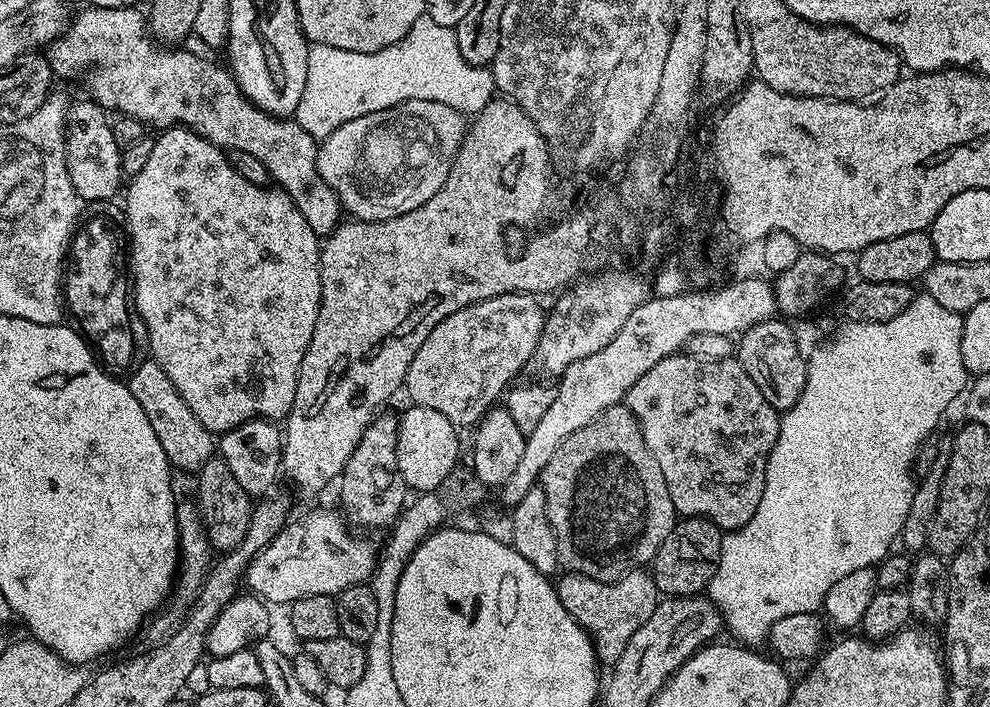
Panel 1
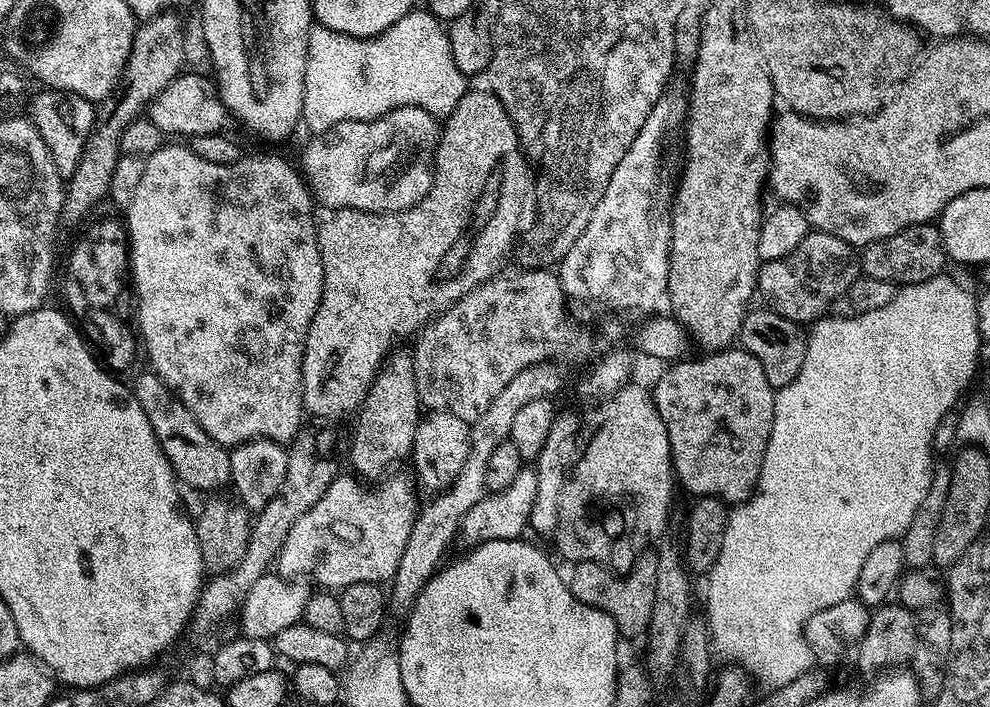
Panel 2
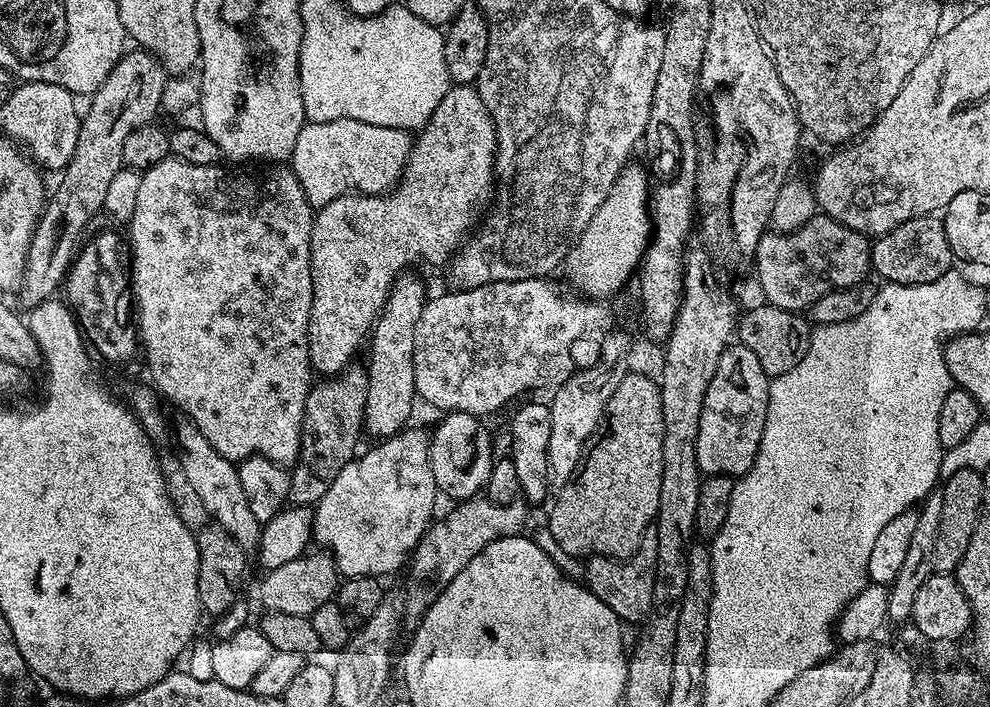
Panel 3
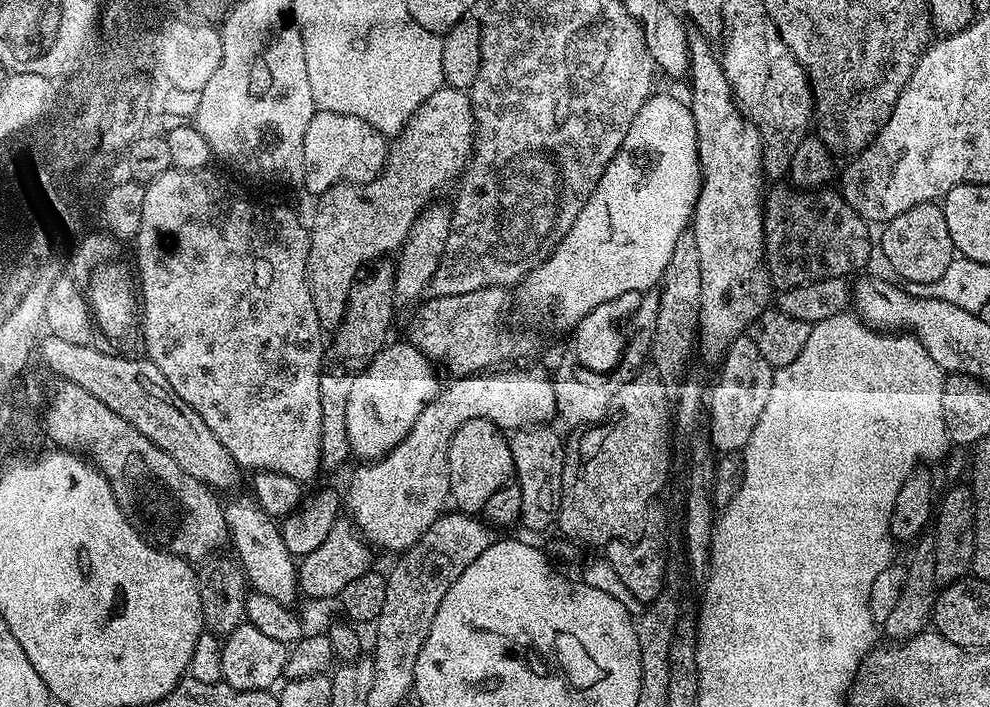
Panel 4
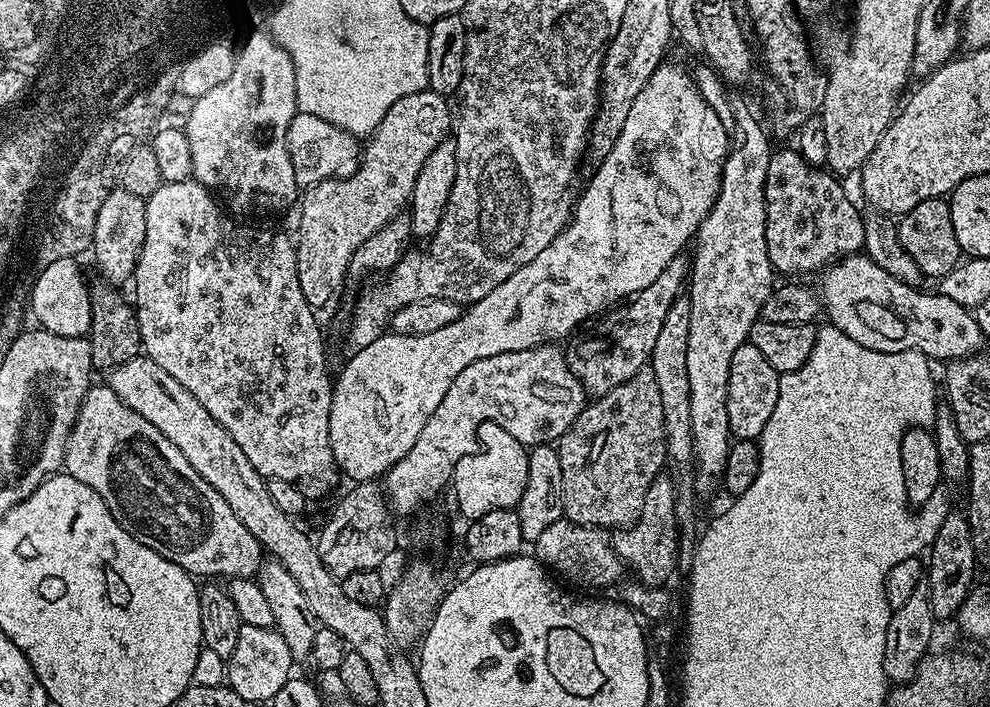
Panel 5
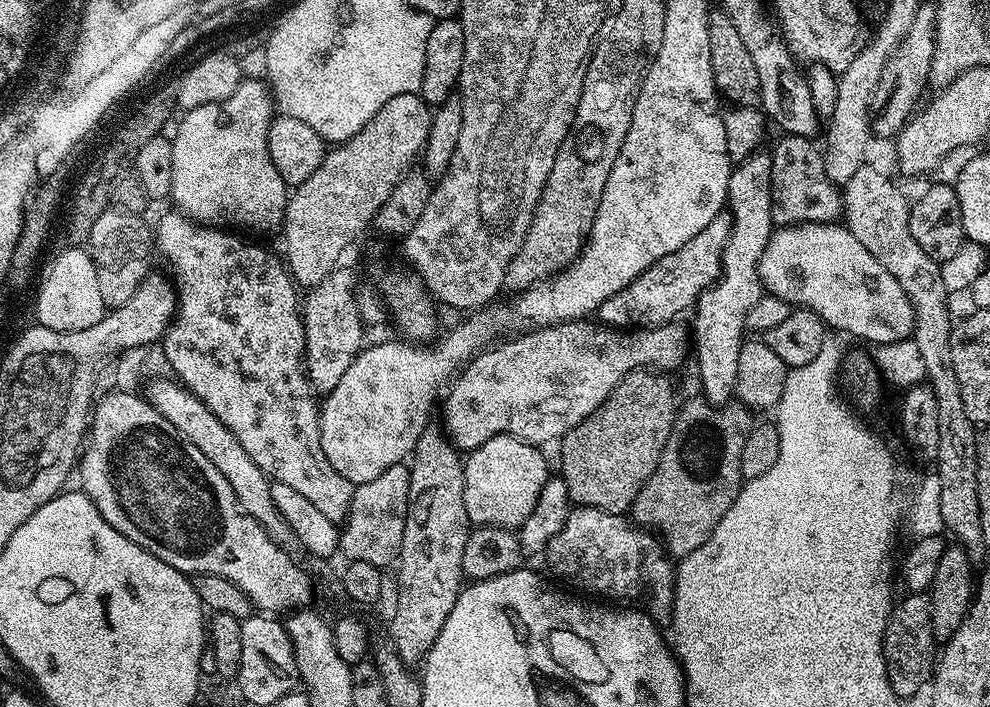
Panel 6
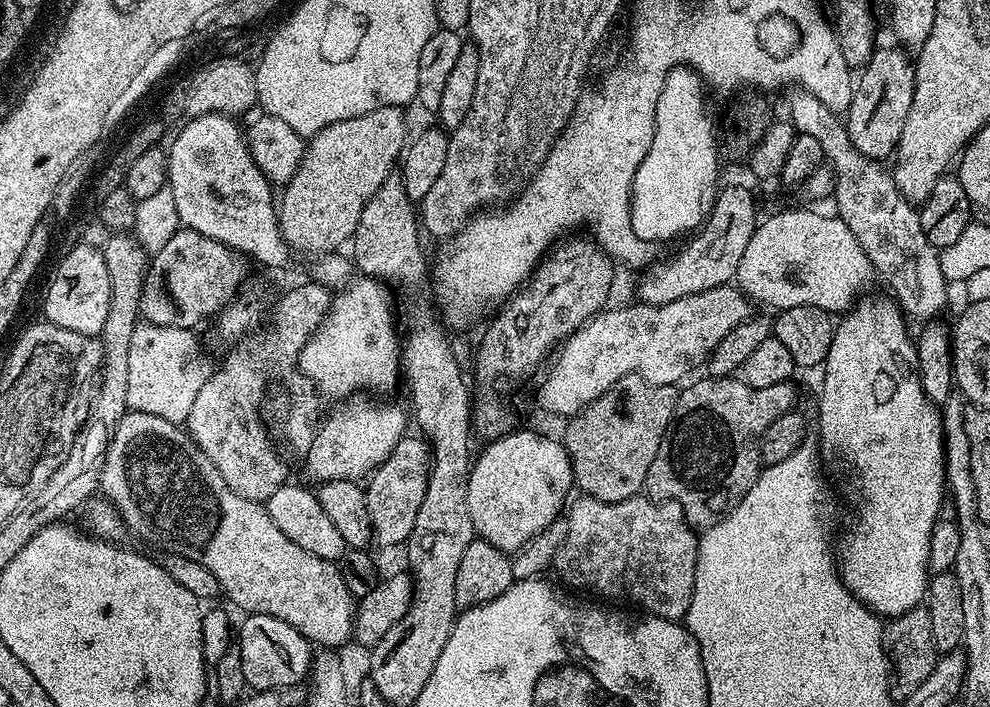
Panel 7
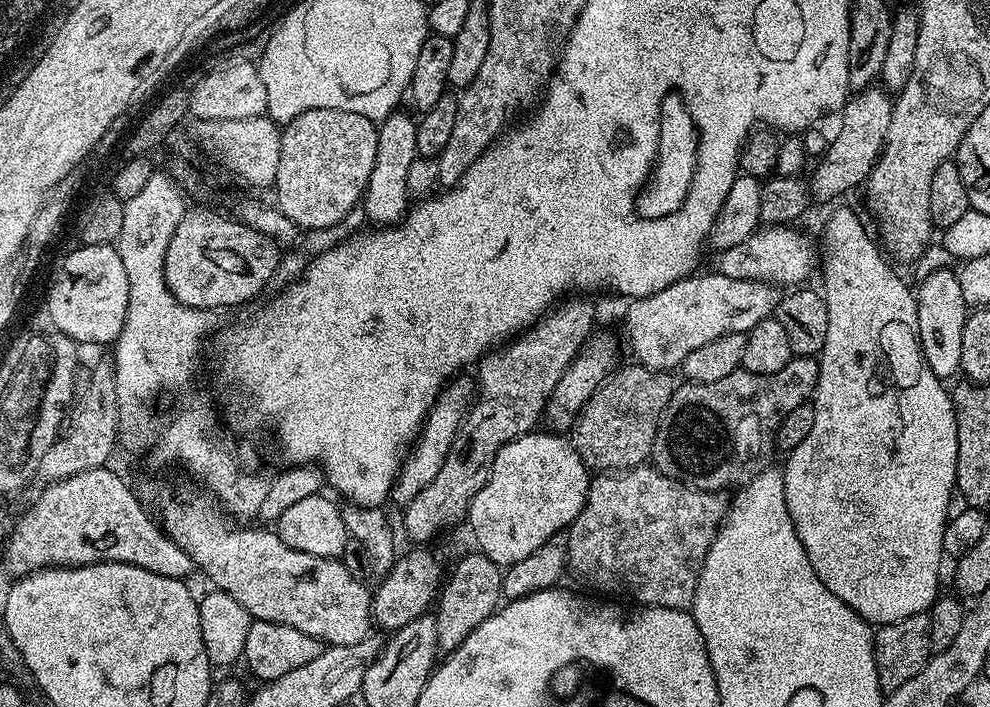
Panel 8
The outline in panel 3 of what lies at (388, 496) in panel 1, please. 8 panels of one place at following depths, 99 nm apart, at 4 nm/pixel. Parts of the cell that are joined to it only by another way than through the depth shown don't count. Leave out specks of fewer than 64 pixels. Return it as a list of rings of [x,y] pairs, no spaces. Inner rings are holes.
[[[401,274],[392,284],[391,291],[376,319],[367,345],[368,389],[364,403],[363,431],[376,436],[377,441],[402,432],[412,416],[412,403],[417,403],[416,383],[414,382],[414,330],[418,330],[418,318],[426,303],[424,284],[416,276]]]

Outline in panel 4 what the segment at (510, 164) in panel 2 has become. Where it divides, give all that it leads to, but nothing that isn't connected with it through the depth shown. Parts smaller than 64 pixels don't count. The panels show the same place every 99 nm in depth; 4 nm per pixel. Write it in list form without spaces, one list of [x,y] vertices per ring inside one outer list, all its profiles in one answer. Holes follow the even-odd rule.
[[[439,88],[434,90],[434,94],[430,94],[430,98],[426,98],[426,102],[422,102],[422,106],[418,106],[418,110],[414,110],[404,129],[391,141],[384,169],[372,181],[368,184],[336,184],[319,197],[320,205],[316,208],[316,217],[310,223],[308,285],[321,329],[339,328],[352,284],[361,275],[360,267],[368,263],[371,265],[399,249],[418,214],[433,201],[435,196],[432,195],[448,183],[451,185],[463,172],[472,157],[475,137],[476,123],[472,113],[471,95],[462,88]]]

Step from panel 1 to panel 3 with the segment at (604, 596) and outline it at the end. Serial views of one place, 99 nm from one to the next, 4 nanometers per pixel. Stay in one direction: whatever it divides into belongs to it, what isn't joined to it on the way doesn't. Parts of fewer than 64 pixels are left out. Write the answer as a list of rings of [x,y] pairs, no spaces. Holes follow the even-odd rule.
[[[648,531],[642,538],[638,551],[621,562],[612,559],[611,556],[594,556],[587,561],[584,568],[583,579],[586,587],[590,589],[602,602],[614,610],[614,614],[622,622],[636,620],[644,621],[648,611],[652,608],[654,598],[654,578],[656,577],[656,534],[655,531]]]

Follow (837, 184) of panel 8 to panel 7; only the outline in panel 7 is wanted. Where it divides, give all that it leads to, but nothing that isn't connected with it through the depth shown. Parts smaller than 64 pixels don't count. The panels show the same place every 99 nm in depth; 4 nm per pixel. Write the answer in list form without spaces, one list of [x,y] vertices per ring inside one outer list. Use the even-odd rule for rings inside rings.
[[[899,46],[891,47],[877,47],[867,64],[859,69],[858,79],[855,81],[850,98],[850,106],[846,110],[846,127],[852,139],[852,145],[866,158],[877,162],[887,161],[895,153],[896,143],[902,134],[902,126],[906,126],[906,114],[910,114],[910,102],[914,102],[916,65],[913,57]]]

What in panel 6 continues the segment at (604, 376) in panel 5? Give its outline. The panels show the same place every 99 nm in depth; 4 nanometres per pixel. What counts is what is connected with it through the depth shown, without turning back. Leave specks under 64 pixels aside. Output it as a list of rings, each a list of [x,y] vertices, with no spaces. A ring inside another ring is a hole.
[[[727,211],[719,212],[699,234],[694,234],[686,246],[678,246],[674,254],[658,258],[650,270],[638,274],[630,286],[618,290],[606,302],[602,302],[598,313],[601,325],[611,326],[616,330],[639,330],[656,328],[659,324],[670,324],[677,319],[679,312],[684,312],[695,305],[699,296],[720,277],[720,263],[726,242],[730,238],[732,217]]]

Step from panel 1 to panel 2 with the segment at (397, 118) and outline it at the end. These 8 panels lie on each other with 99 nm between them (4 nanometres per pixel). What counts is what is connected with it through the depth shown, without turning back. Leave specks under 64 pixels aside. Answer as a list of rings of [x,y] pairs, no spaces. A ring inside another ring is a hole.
[[[395,108],[379,116],[377,120],[347,120],[330,130],[313,135],[312,141],[304,148],[304,168],[302,167],[302,176],[310,189],[315,203],[317,205],[325,204],[328,210],[337,208],[353,208],[354,210],[366,210],[367,212],[401,212],[410,206],[414,206],[420,200],[426,198],[426,194],[432,185],[432,164],[436,161],[436,144],[440,140],[441,125],[437,117],[430,115],[421,108]]]

